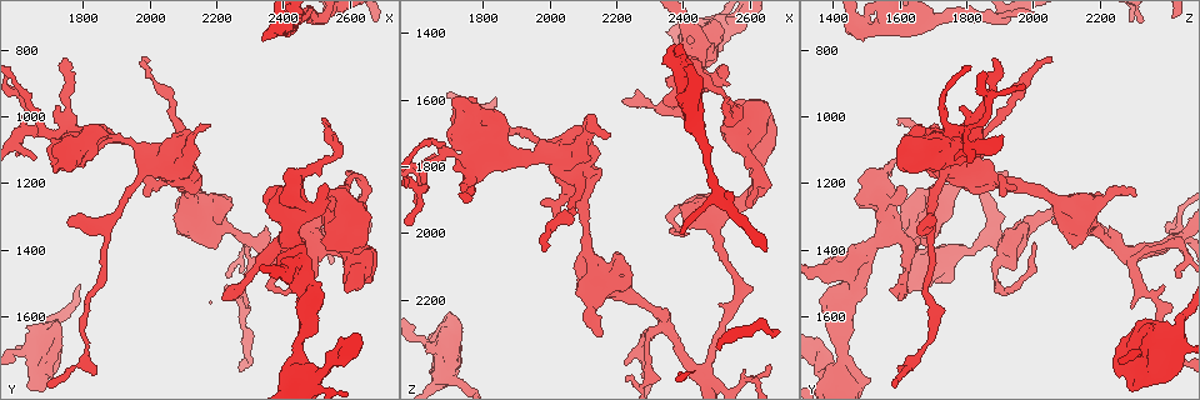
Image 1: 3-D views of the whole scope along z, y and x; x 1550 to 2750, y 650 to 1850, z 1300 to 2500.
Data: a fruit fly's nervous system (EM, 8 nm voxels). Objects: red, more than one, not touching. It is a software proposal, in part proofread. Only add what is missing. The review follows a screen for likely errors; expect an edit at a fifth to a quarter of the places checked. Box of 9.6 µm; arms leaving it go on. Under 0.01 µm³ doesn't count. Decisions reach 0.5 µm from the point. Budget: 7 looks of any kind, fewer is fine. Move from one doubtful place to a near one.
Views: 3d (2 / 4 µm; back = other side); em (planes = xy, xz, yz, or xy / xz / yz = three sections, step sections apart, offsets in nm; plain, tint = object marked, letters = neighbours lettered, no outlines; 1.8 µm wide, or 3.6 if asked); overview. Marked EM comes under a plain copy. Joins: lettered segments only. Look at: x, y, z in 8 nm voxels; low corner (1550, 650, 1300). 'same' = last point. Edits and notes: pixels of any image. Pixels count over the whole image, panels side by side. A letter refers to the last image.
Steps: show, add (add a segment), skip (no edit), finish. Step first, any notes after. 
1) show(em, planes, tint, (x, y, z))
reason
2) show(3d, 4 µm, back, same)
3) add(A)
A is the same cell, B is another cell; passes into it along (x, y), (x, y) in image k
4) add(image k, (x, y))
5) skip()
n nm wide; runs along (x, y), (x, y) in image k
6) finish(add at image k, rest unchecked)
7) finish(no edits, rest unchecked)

show(em, planes, letters, (1990, 1230, 1920))
free end

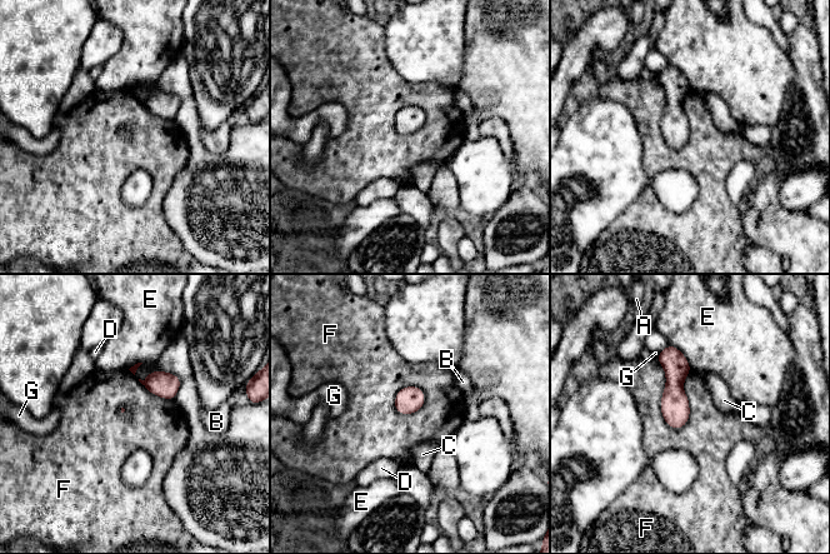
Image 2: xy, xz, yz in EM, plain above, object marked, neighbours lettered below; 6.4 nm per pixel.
skip()
A, B, C, D, E, F and G are other cells; runs along (669, 349), (674, 363), (676, 425) in image 2; no lettered segment goes on from it

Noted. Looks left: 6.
show(em, planes, letters, (2400, 1430, 1400))
branch stops here

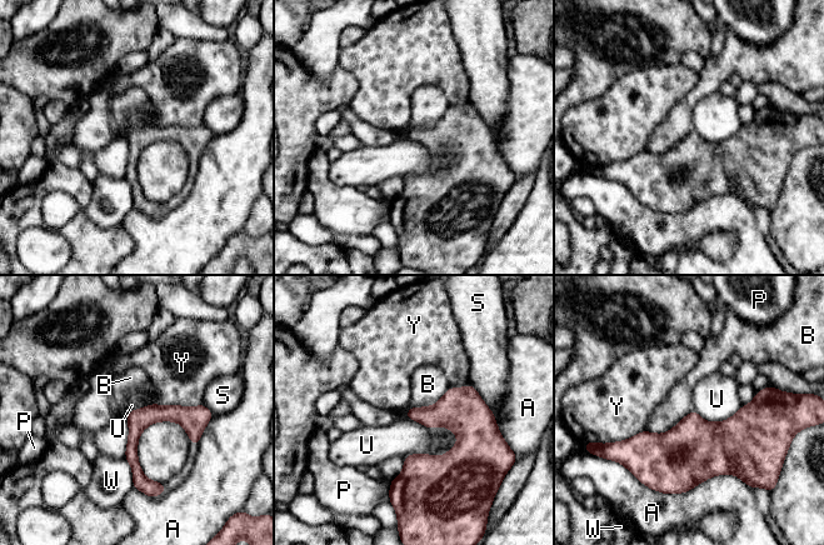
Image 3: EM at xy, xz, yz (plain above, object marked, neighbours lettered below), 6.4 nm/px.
skip()
A, B, P, S, U, W and Y are other cells; border along (742, 406), (720, 421), (694, 410) in image 3; no lettered segment goes on from it

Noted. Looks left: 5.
show(em, planes, tint, (1630, 1040, 1800))
looks like a crossing

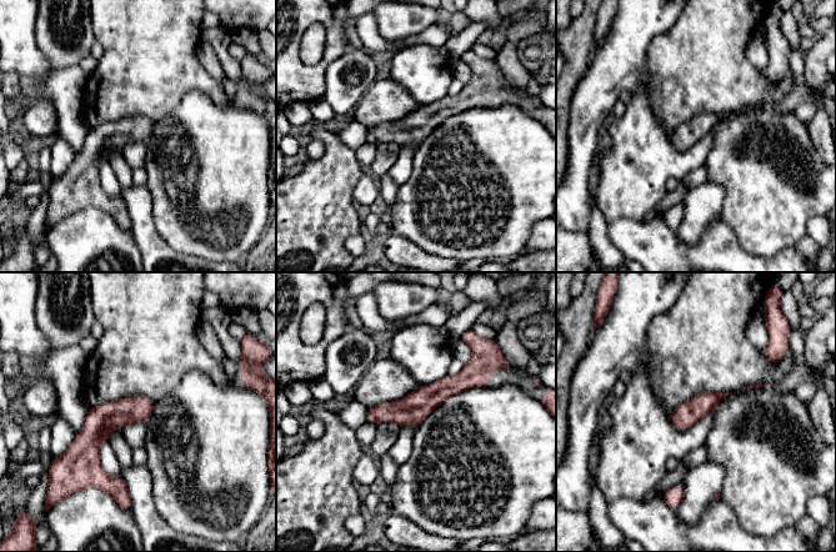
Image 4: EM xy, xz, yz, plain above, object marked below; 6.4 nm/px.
show(em, planes, letters, same)
what lies round it

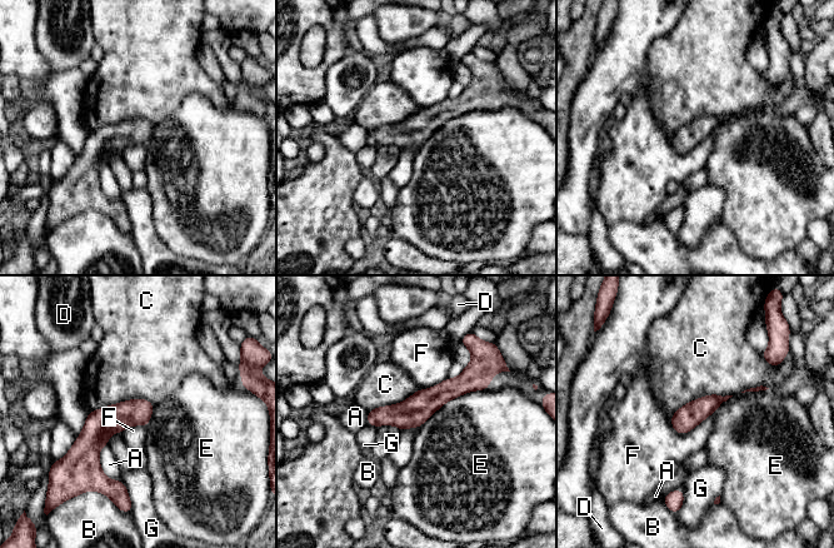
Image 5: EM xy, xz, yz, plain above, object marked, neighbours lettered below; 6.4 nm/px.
skip()
160 nm wide; A, B, C, D, E, F and G are other cells; border along (710, 414), (685, 433), (669, 422) in image 5; no lettered segment goes on from it

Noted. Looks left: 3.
finish(no edits, rest unchecked)

